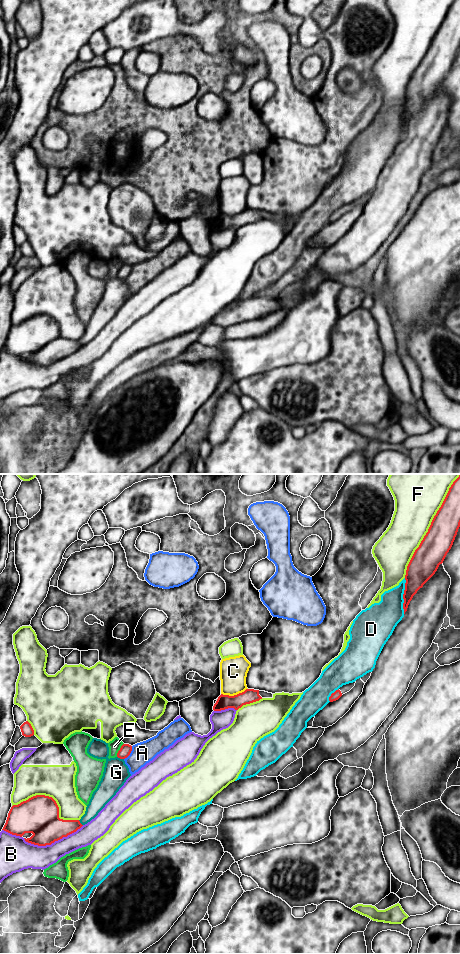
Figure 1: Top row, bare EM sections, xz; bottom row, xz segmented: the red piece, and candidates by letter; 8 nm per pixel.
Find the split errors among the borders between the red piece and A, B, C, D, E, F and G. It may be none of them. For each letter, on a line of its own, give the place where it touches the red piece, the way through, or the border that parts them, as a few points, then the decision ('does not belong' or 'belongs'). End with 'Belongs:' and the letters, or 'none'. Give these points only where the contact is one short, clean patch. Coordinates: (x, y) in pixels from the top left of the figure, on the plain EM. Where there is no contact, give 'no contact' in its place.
A: xz (130, 272) | does not belong
B: xz (53, 362) | does not belong
C: xz (234, 215) | along xz (247, 208), (233, 215), (221, 214) | does not belong
D: xz (403, 116) | does not belong
E: xz (119, 270) | does not belong
F: xz (428, 49) | does not belong
G: xz (120, 278) | does not belong
Belongs: none

